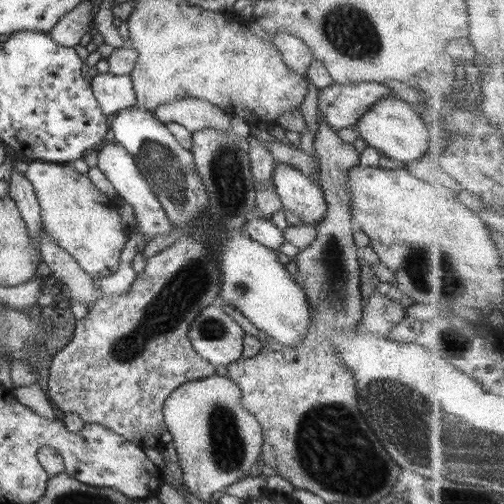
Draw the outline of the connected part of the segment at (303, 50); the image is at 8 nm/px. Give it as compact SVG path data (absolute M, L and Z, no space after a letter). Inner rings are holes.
M284 32L273 34L271 42L272 46L281 54L284 64L297 75L305 76L312 53L306 48L304 42Z

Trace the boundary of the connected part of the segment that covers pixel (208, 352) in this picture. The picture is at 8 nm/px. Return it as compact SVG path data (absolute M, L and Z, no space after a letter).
M217 303L201 309L189 325L187 340L213 366L225 366L242 357L243 329Z

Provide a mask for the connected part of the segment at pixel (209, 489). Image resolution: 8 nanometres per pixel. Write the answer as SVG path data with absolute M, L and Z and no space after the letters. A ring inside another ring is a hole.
M215 374L201 380L180 384L165 398L162 417L167 427L166 432L171 435L171 442L177 453L183 485L201 502L209 502L212 500L213 493L223 492L226 486L249 476L250 469L260 458L263 438L261 438L259 423L241 406L241 390L226 376Z

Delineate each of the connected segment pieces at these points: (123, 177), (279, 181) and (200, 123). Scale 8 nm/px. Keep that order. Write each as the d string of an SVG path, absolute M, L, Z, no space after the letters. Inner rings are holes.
M107 142L103 146L103 150L98 150L96 159L96 167L103 173L103 176L113 185L116 192L116 201L127 202L133 210L133 218L135 226L139 230L139 234L143 236L145 243L149 238L167 234L172 228L171 223L165 217L165 211L161 209L161 205L155 199L155 195L147 186L145 179L137 170L135 162L129 152L127 152L121 145L115 142Z
M279 162L271 172L271 182L285 214L295 214L306 225L319 224L326 210L325 199L311 177L295 170L291 164Z
M184 97L167 102L154 108L151 114L158 122L179 124L191 134L206 129L230 132L230 115L201 99Z

